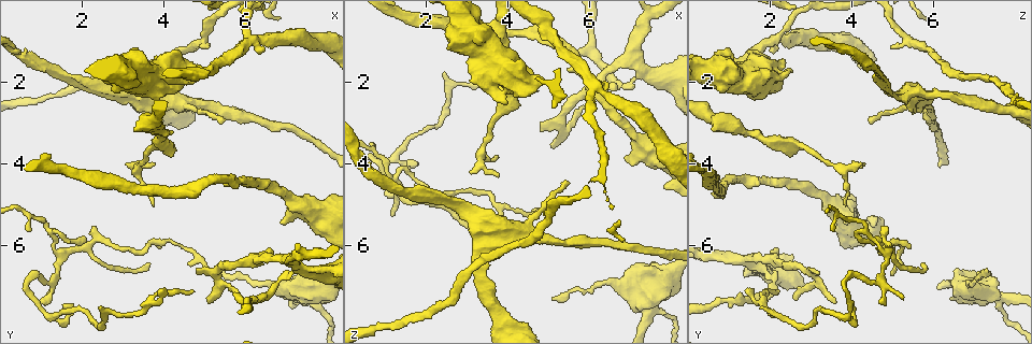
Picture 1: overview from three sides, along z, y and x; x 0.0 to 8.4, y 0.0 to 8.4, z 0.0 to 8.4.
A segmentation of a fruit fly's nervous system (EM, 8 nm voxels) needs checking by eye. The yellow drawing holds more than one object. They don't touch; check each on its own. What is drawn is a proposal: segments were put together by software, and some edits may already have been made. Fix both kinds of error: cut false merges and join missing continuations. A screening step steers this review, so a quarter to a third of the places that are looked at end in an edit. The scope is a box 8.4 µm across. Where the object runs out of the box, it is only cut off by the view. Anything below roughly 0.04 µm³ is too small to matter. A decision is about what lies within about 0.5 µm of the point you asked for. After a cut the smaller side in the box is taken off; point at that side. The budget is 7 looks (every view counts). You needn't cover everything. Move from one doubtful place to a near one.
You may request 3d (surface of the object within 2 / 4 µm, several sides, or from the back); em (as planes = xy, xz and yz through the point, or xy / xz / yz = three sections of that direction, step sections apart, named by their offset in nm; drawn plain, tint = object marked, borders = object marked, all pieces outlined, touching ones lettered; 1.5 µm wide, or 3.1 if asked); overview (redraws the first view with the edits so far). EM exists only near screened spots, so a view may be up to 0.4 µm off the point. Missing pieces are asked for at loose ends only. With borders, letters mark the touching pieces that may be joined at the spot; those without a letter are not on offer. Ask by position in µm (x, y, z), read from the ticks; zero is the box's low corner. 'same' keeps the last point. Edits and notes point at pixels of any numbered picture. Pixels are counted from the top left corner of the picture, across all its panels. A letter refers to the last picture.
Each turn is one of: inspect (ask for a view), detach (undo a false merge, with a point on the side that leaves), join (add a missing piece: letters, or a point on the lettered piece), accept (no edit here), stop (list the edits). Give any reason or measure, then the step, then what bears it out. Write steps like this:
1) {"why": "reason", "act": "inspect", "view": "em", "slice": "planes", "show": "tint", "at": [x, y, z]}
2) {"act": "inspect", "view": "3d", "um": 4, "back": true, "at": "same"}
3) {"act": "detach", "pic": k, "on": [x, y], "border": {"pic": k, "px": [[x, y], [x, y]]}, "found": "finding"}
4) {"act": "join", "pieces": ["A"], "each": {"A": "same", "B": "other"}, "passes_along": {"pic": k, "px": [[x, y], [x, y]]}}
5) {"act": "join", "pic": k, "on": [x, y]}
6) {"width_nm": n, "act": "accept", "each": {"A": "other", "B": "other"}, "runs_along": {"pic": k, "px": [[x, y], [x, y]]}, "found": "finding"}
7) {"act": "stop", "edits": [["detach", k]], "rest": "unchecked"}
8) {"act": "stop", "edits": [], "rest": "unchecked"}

{"why": "free end", "act": "inspect", "view": "em", "slice": "xy", "step": 4, "show": "borders", "at": [5.10, 1.15, 4.95]}

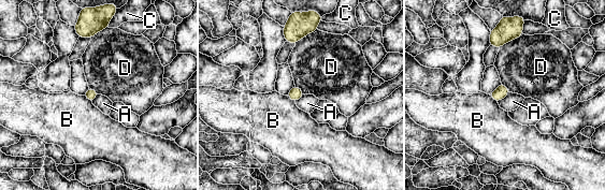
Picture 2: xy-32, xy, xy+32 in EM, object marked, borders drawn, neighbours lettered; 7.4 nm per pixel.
{"why": "another direction", "act": "inspect", "view": "em", "slice": "xz", "step": 4, "show": "borders", "at": "same"}

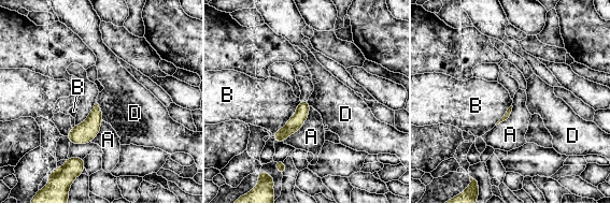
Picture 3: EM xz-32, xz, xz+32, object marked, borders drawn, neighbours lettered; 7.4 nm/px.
{"act": "accept", "each": {"A": "other", "B": "other", "D": "other"}, "runs_along": {"pic": 3, "px": [[304, 103], [301, 115], [277, 137]]}, "found": "no lettered piece goes on from it"}

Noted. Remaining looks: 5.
{"act": "inspect", "view": "em", "slice": "planes", "show": "borders", "at": [3.80, 5.00, 3.80]}

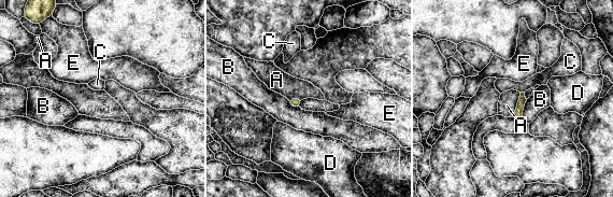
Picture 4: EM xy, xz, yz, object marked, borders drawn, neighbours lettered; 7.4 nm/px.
{"act": "accept", "each": {"A": "other", "B": "other", "C": "other", "D": "other", "E": "other"}, "border": {"pic": 4, "px": [[521, 93], [512, 116]]}, "found": "no lettered piece goes on from it"}

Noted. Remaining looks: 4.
{"why": "branch point", "act": "inspect", "view": "em", "slice": "xy", "step": 8, "show": "tint", "at": [1.55, 6.15, 4.90]}

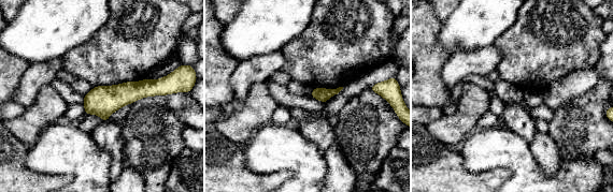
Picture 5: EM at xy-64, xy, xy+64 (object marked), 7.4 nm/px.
{"act": "inspect", "view": "em", "slice": "planes", "show": "borders", "at": "same"}

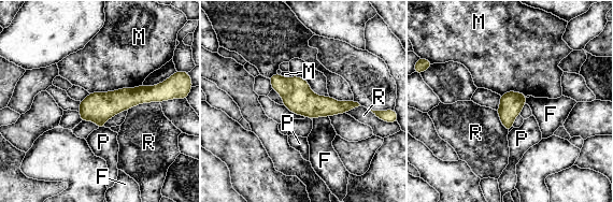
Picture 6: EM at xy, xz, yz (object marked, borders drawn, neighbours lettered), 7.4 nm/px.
{"width_nm": 180, "act": "accept", "each": {"F": "other", "M": "other", "P": "other", "R": "other"}, "found": "all the same neuron"}

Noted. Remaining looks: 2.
{"act": "stop", "edits": [], "rest": "unchecked"}

